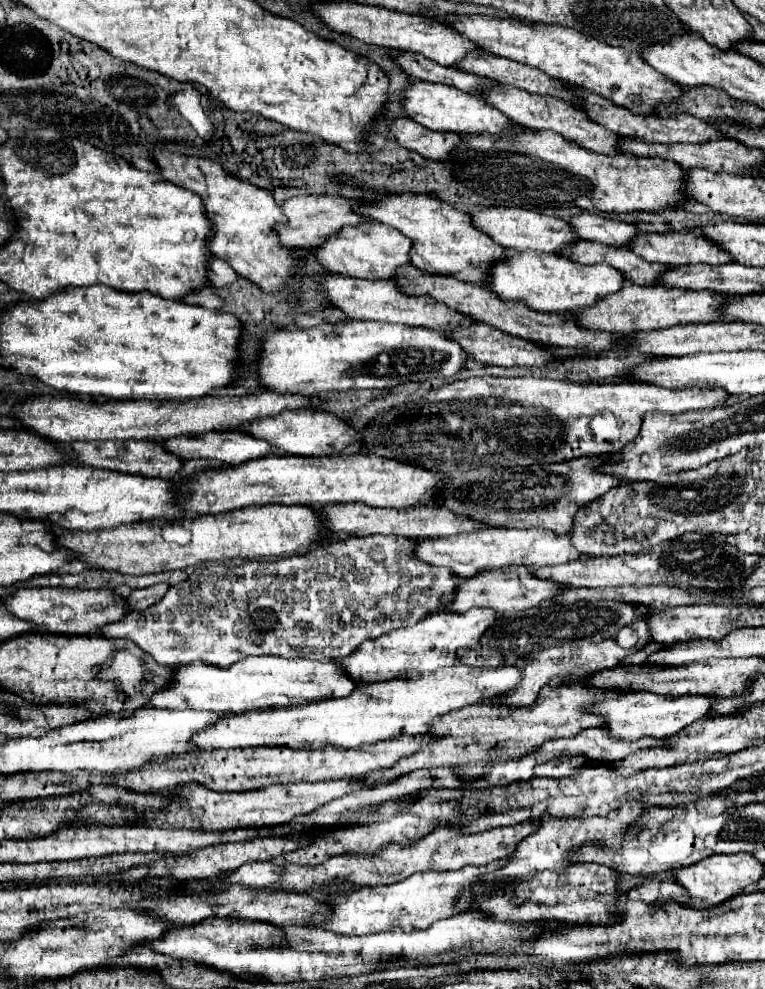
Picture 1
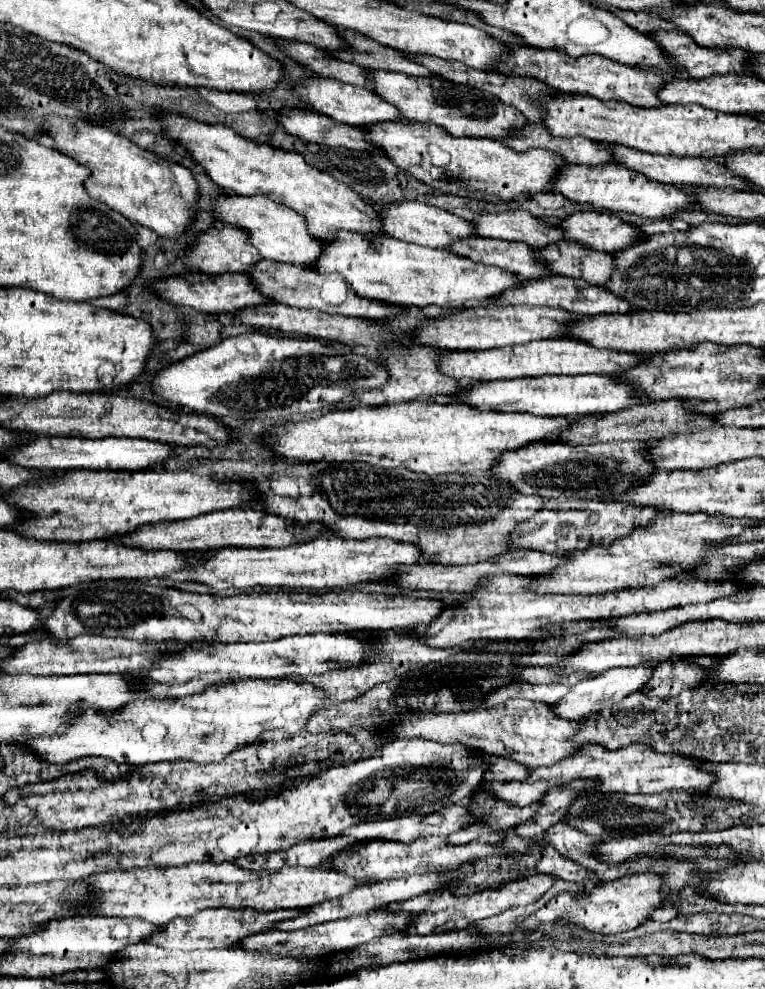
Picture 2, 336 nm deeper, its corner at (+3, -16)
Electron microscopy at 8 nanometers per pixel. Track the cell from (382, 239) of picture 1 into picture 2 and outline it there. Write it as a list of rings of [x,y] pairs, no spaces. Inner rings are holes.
[[[222,196],[216,204],[216,218],[226,224],[244,228],[250,234],[250,244],[258,248],[262,258],[270,258],[274,262],[314,266],[314,260],[322,256],[322,250],[326,250],[328,244],[308,232],[308,224],[298,212],[264,196]]]

